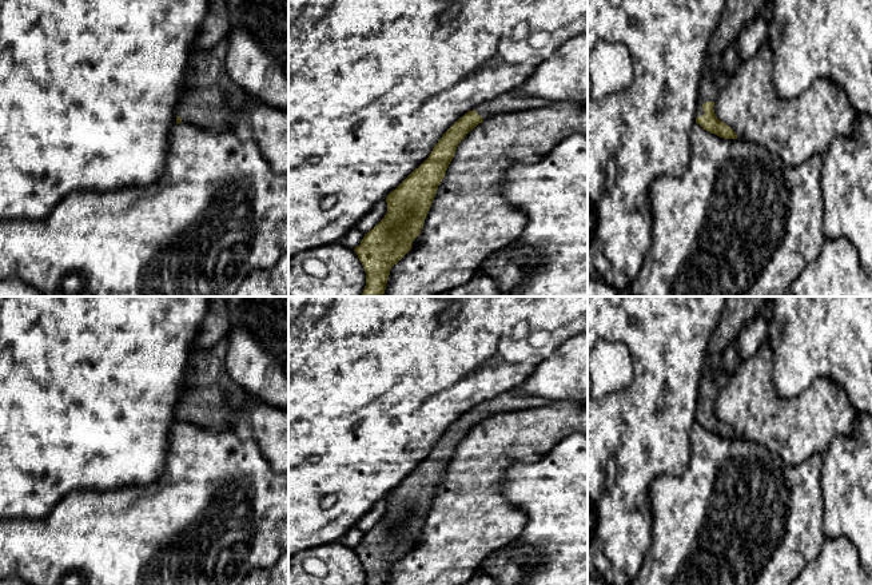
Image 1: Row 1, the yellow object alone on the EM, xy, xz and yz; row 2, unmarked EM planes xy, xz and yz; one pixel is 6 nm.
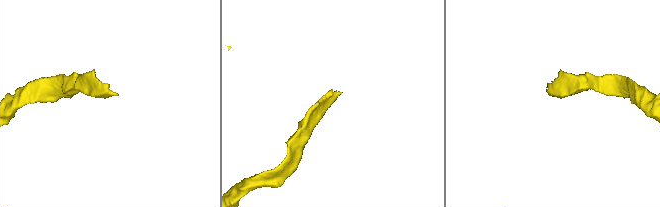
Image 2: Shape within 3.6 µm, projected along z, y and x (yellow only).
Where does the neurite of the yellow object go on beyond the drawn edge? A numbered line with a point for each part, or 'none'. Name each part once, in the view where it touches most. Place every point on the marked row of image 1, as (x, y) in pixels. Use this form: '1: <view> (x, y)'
1: yz (715, 76)

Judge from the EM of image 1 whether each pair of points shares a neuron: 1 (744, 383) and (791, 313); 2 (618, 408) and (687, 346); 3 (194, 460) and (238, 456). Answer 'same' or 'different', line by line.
1: different
2: same
3: same

